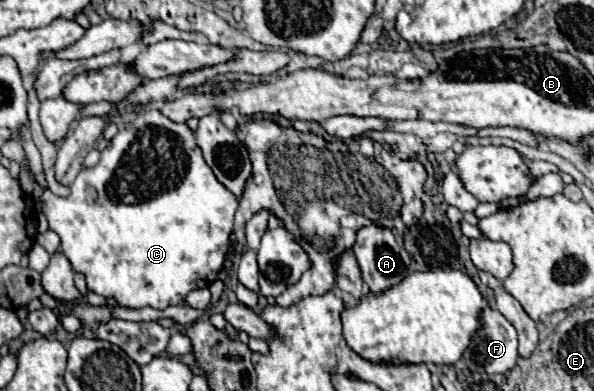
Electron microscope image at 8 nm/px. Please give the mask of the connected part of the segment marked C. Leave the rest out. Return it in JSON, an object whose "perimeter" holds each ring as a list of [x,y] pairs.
{"perimeter":[[[157,108],[151,110],[143,110],[135,116],[133,122],[123,124],[119,128],[119,132],[113,136],[113,140],[109,142],[109,146],[101,152],[99,162],[93,168],[83,168],[75,182],[71,184],[71,194],[67,198],[59,198],[55,194],[51,194],[49,188],[43,188],[41,198],[33,198],[37,212],[43,212],[49,228],[61,238],[61,250],[65,252],[65,256],[69,258],[73,270],[79,272],[87,278],[87,288],[93,290],[95,294],[101,294],[105,298],[115,298],[121,306],[125,308],[143,308],[143,306],[151,306],[157,310],[163,310],[167,306],[173,304],[183,304],[185,296],[195,290],[195,288],[207,288],[211,282],[215,282],[217,272],[221,270],[223,262],[225,262],[225,254],[229,248],[229,234],[233,230],[233,216],[237,212],[237,198],[233,196],[233,192],[229,192],[215,176],[213,170],[205,164],[201,150],[197,148],[195,142],[195,134],[193,130],[187,128],[187,124],[177,124],[173,120],[169,120],[167,116],[163,116]]]}

